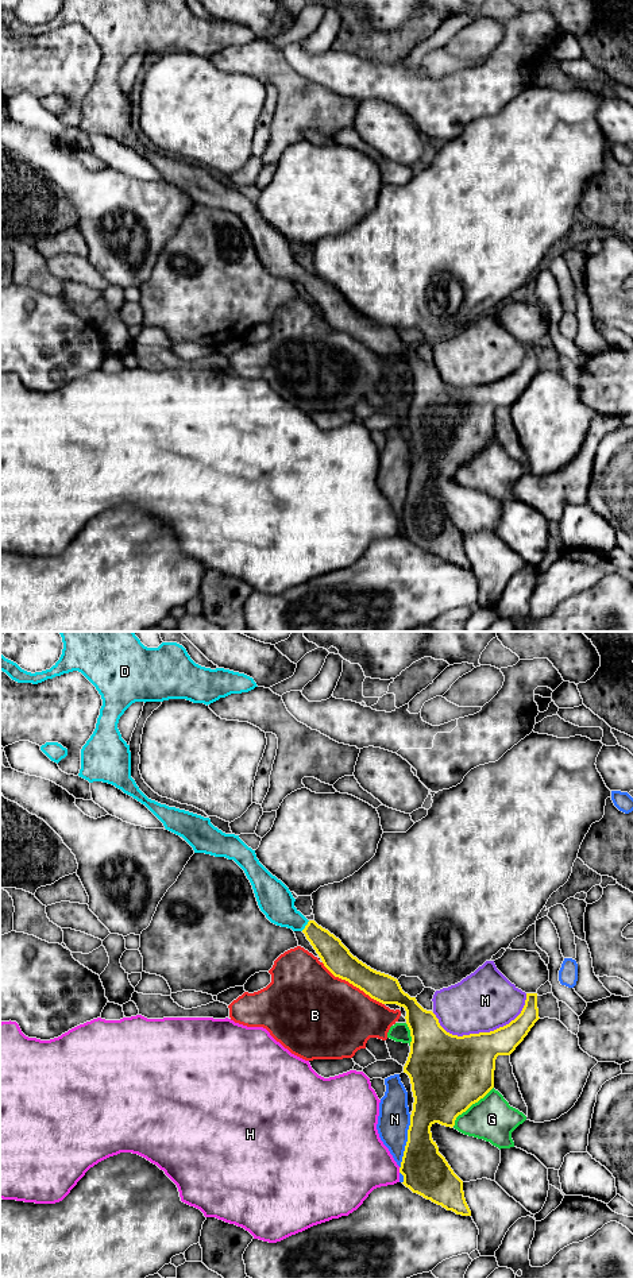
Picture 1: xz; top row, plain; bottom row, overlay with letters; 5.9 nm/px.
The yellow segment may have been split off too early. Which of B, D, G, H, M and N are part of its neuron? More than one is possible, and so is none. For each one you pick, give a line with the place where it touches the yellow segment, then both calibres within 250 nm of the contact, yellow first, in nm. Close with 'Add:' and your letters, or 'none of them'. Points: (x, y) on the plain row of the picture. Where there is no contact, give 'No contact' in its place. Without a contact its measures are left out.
D: Touches yellow at xz (305, 278). Thickness 170 nm (yellow) against 200 nm
Add: D

